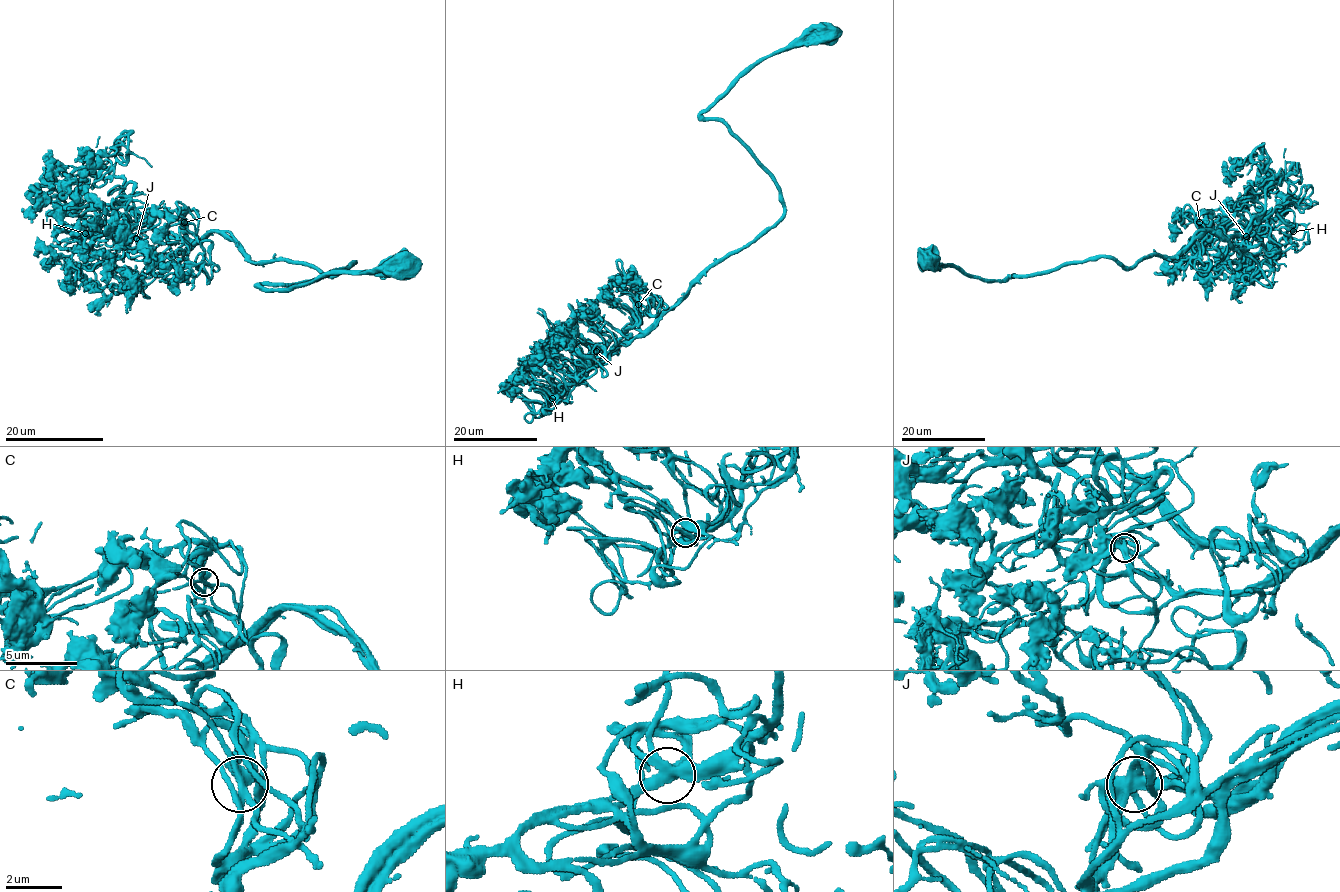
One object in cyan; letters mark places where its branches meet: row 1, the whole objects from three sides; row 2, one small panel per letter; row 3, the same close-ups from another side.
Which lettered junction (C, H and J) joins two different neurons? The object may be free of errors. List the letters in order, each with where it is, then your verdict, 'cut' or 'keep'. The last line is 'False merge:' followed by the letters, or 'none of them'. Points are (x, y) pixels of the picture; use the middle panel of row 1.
C: (638, 304) | keep
H: (552, 398) | keep
J: (596, 351) | keep
False merge: none of them

